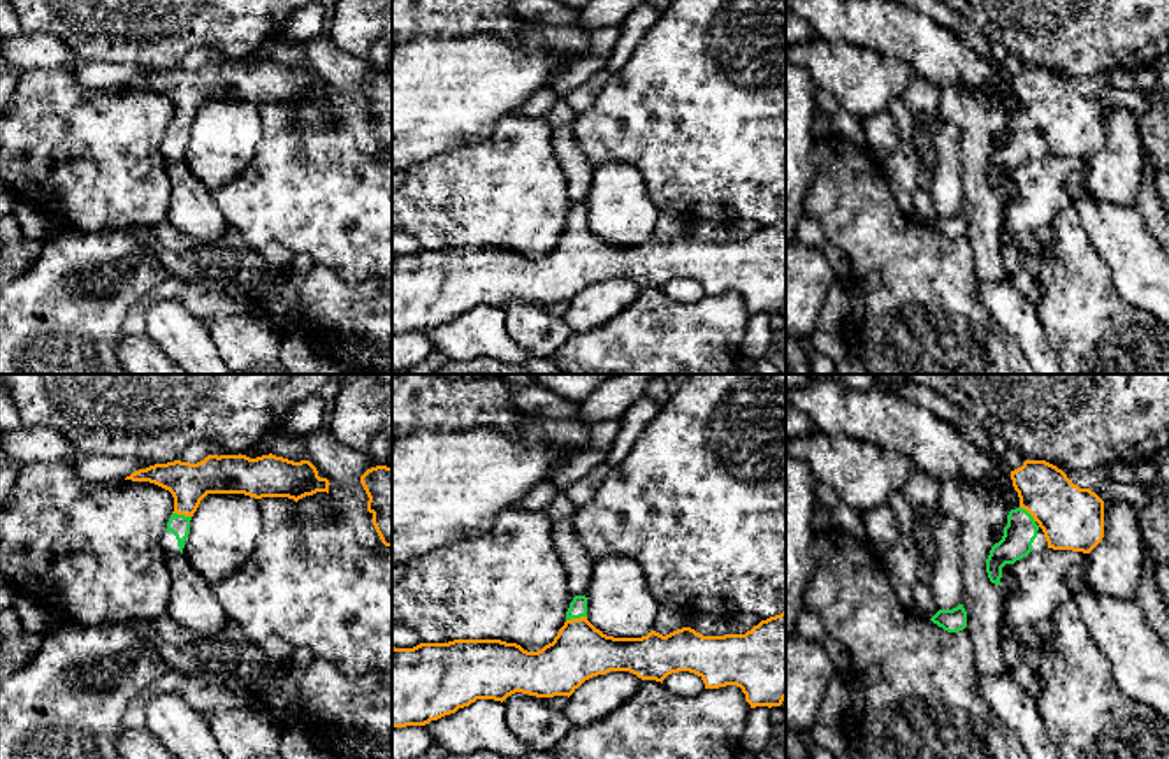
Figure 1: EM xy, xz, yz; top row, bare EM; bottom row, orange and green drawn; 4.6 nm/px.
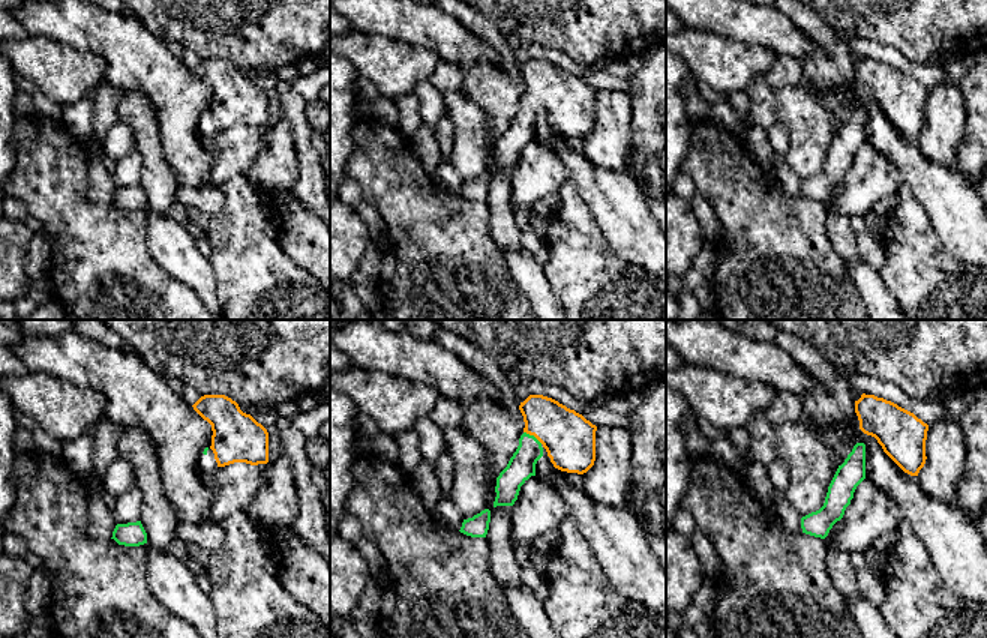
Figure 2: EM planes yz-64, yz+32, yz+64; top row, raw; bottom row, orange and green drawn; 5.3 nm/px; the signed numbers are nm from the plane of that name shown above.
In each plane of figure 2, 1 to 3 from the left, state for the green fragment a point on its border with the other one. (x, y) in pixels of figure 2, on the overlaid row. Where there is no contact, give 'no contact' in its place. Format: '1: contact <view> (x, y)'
1: no contact
2: contact yz+32 (533, 434)
3: no contact

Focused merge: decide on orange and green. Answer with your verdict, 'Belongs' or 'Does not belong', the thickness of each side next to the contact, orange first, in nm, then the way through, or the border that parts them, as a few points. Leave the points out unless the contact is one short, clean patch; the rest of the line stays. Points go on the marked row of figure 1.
Belongs. Thickness 260 nm (orange) against 80 nm. Path across: xz (579, 652), (575, 619), (577, 608)

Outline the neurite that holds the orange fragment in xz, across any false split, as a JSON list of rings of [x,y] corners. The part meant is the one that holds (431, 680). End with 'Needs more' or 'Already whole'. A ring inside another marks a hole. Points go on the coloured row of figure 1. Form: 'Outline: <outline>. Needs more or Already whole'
Outline: [[[575,596],[566,622],[552,643],[527,652],[501,640],[454,640],[392,647],[392,727],[425,726],[476,699],[505,701],[515,692],[554,698],[571,696],[585,680],[610,671],[629,671],[642,680],[661,682],[679,671],[698,675],[705,689],[737,685],[751,708],[781,706],[786,699],[786,610],[761,620],[745,634],[703,636],[691,627],[666,636],[650,631],[642,638],[614,638],[587,620],[587,597]]]. Needs more

